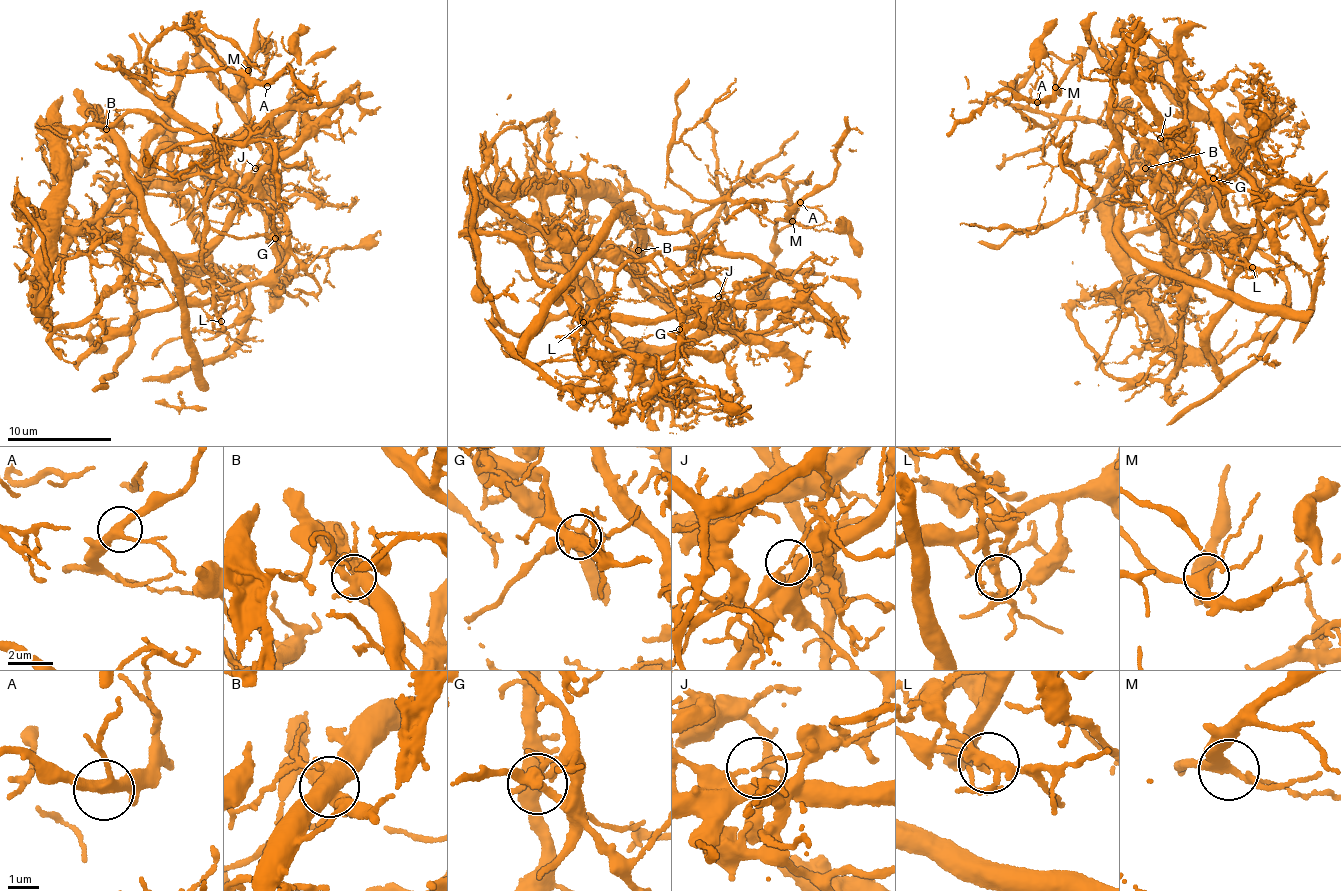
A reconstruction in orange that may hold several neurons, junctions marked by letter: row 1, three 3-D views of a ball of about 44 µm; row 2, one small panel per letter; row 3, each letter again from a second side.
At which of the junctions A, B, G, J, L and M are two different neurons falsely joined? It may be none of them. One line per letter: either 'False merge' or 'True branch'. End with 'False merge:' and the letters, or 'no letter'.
A: True branch
B: False merge
G: False merge
J: False merge
L: False merge
M: True branch
False merge: B, G, J, L

